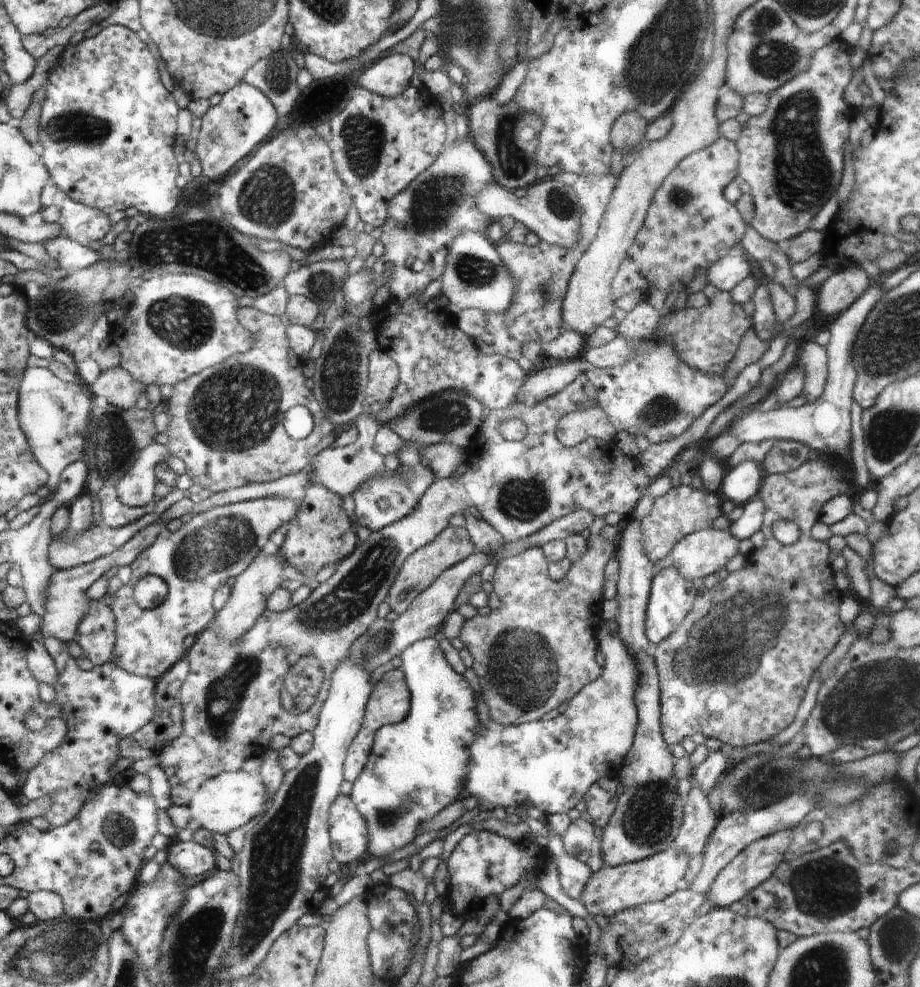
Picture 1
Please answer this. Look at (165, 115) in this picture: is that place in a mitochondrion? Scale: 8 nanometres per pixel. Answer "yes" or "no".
no

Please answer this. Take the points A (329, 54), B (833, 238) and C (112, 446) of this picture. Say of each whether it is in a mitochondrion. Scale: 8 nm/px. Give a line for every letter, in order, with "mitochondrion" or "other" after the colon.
A: other
B: other
C: mitochondrion

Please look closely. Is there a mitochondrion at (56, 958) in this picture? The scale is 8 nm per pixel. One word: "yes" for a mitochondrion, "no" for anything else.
yes

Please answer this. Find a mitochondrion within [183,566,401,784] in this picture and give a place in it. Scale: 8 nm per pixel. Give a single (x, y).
(224, 693)

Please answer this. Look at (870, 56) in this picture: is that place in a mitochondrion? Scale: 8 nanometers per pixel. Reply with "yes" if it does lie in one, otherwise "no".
no

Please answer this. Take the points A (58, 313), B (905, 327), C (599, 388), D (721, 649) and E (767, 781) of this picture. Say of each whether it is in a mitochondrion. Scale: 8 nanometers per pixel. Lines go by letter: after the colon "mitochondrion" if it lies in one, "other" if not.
A: mitochondrion
B: mitochondrion
C: other
D: mitochondrion
E: mitochondrion

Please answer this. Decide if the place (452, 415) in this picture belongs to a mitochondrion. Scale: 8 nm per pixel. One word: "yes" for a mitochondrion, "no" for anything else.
yes

